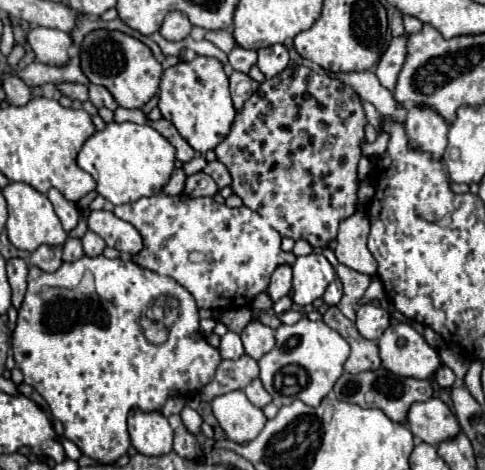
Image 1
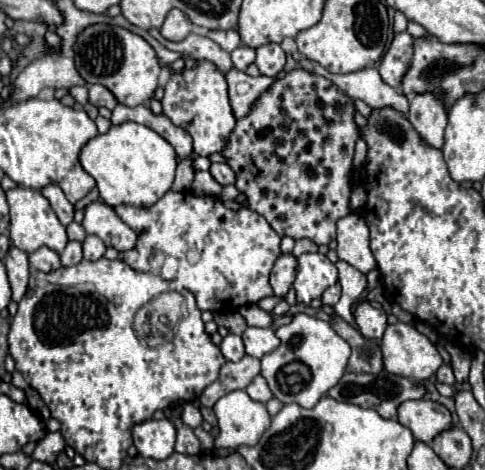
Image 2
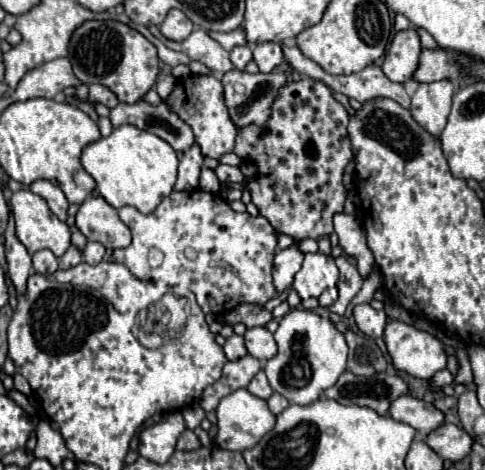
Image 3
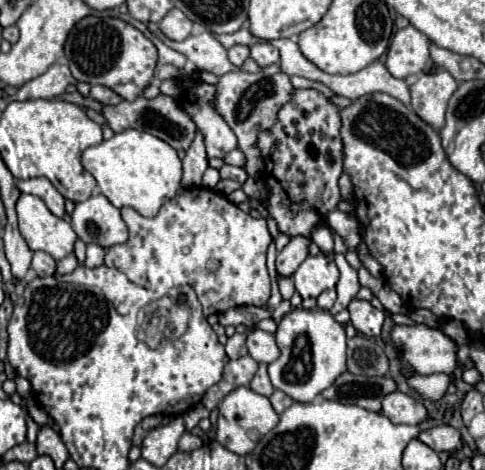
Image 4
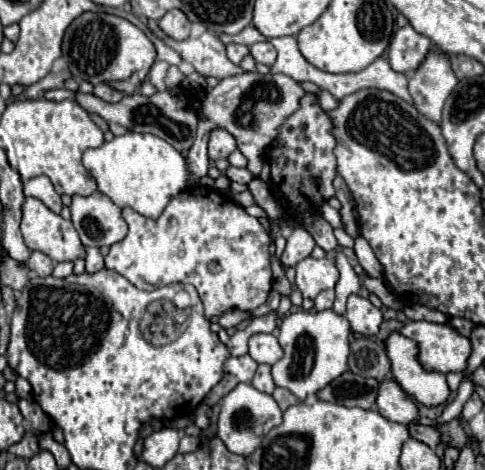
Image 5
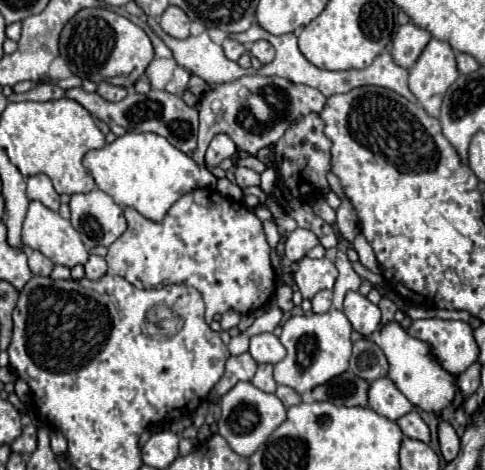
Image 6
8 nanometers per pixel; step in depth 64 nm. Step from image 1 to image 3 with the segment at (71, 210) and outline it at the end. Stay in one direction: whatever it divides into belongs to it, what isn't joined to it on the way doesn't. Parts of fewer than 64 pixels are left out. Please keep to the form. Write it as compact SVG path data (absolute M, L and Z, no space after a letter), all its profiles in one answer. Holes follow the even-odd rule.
M38 180L38 182L34 182L32 186L28 186L28 190L36 192L38 196L42 196L42 198L48 202L50 210L52 210L62 222L68 220L68 200L66 200L64 192L62 192L58 186L54 186L54 184L48 182L48 180Z

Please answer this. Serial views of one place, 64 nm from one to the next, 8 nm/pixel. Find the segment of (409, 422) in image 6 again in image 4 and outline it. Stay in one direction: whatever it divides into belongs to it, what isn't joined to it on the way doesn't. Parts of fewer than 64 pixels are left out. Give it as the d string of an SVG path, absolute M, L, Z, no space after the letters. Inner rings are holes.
M442 424L442 426L434 426L430 430L424 430L418 434L418 438L428 444L432 450L444 450L448 454L456 454L458 450L464 448L464 438L460 434L460 430L456 430L450 424Z

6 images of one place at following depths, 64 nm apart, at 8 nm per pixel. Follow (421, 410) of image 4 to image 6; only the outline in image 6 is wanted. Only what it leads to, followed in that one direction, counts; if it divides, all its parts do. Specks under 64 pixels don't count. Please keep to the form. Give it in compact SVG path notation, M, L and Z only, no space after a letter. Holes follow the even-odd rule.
M380 378L374 380L370 386L370 408L390 420L398 420L400 416L408 414L412 410L412 404L408 398L392 384L390 378Z

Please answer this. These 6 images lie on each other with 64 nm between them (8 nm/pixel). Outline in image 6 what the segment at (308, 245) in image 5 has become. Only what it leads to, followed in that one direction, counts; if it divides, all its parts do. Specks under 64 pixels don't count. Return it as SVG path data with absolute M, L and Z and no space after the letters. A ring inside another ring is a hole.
M296 228L294 232L290 232L288 240L286 240L286 248L284 248L284 256L290 262L298 262L302 260L314 246L318 244L318 238L314 232L304 230L304 228Z

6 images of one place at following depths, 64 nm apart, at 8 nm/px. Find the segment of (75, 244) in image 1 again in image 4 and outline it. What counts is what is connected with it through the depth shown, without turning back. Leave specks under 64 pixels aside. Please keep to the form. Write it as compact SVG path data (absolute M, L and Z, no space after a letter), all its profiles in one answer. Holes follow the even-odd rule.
M72 252L72 254L64 256L64 258L58 262L56 274L68 274L68 272L72 272L76 266L78 266L78 260L76 260L76 254Z

